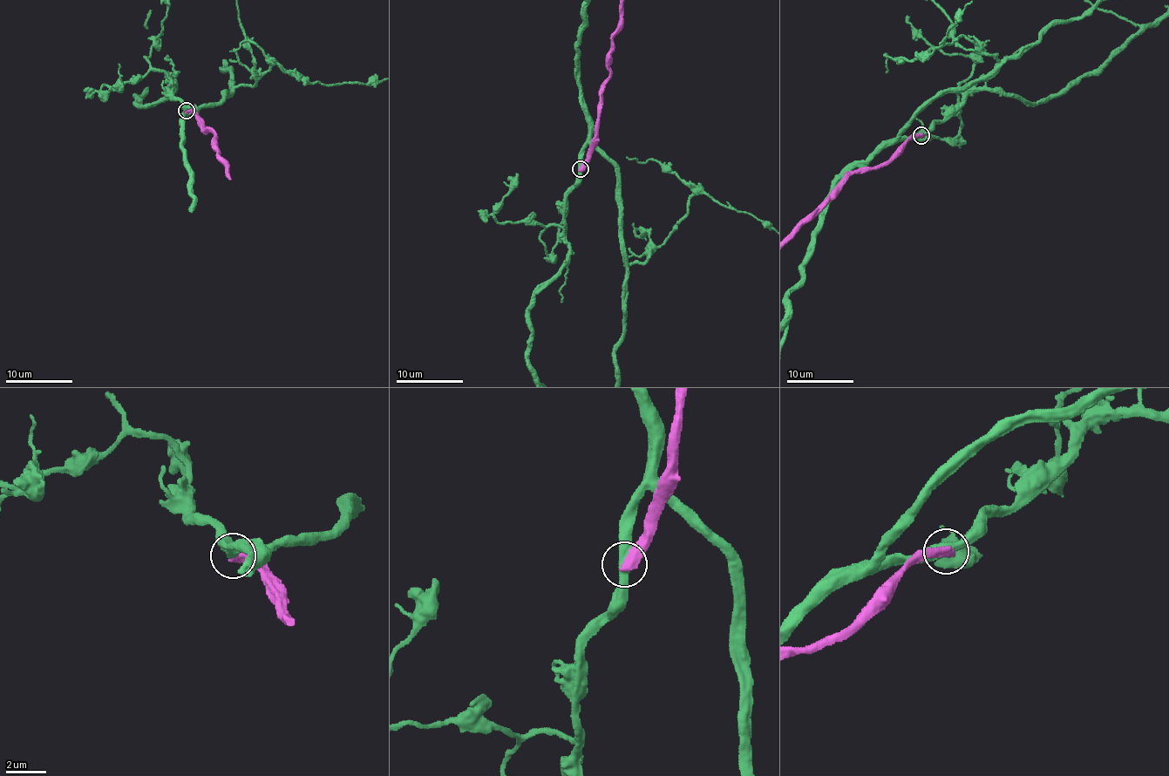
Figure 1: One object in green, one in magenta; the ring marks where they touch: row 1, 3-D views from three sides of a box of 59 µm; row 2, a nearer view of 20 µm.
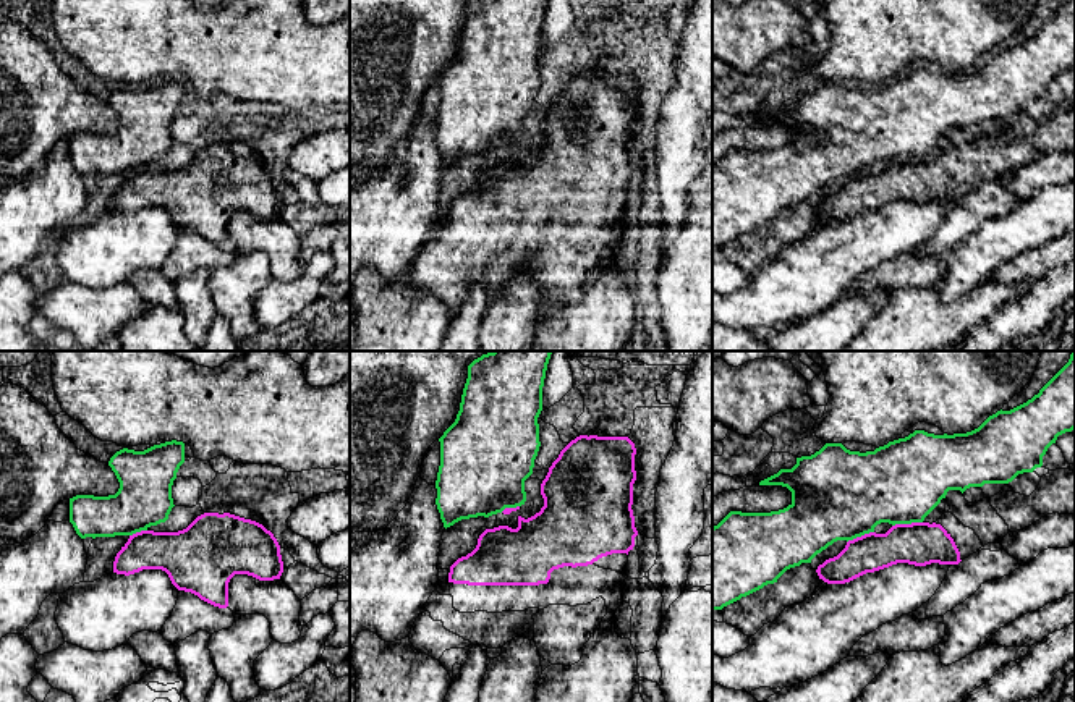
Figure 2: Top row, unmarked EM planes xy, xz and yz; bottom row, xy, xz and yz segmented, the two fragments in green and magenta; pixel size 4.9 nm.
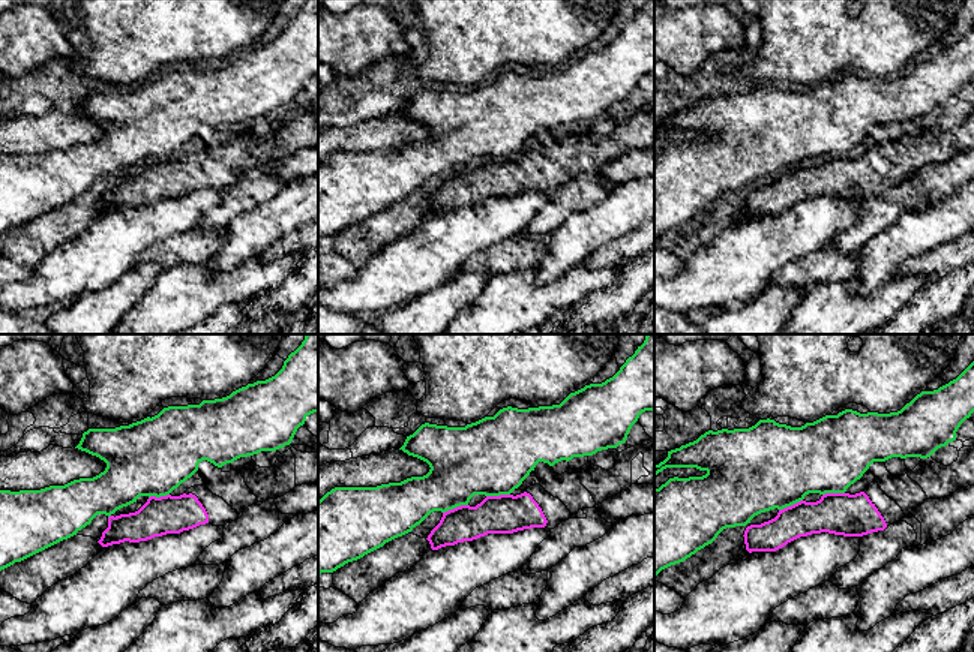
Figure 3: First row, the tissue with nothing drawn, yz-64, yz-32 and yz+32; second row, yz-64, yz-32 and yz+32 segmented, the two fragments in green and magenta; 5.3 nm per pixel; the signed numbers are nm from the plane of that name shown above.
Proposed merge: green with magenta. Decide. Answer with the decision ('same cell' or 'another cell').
another cell

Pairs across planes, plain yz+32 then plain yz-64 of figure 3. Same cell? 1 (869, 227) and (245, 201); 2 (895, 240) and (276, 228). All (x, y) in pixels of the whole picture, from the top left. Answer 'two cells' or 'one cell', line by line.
1: one cell
2: one cell

